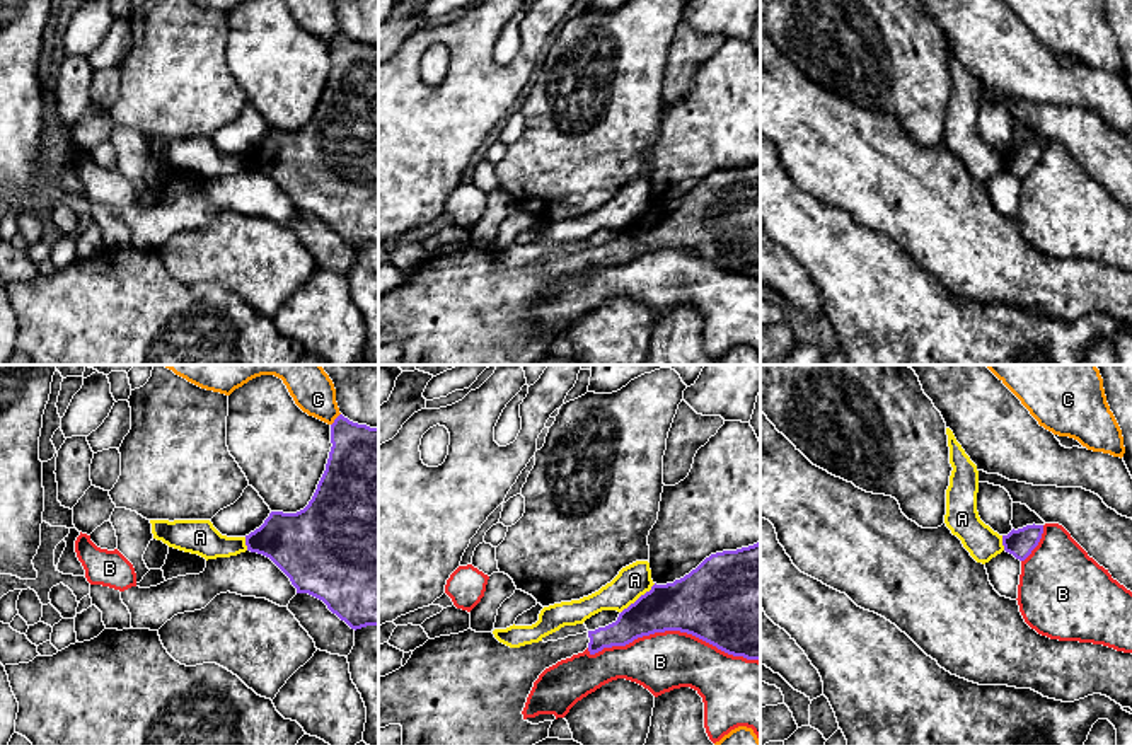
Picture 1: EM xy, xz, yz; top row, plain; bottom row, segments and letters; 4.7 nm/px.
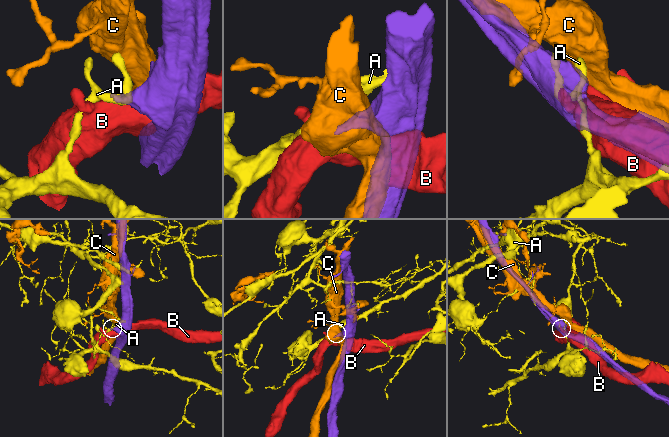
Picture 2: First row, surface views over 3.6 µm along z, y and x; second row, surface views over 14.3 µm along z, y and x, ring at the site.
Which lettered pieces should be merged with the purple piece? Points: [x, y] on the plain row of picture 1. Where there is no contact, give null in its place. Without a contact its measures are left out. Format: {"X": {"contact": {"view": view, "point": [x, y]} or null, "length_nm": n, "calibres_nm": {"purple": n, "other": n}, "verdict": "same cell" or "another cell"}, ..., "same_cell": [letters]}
{"A": {"contact": {"view": "xz", "point": [640, 215]}, "length_nm": 220, "calibres_nm": {"purple": 260, "other": 160}, "verdict": "another cell"}, "B": {"contact": {"view": "xz", "point": [674, 248]}, "length_nm": 800, "calibres_nm": {"purple": 380, "other": 280}, "verdict": "another cell"}, "C": {"contact": {"view": "xy", "point": [334, 38]}, "length_nm": 80, "calibres_nm": {"purple": 340, "other": 170}, "verdict": "another cell"}, "same_cell": []}

